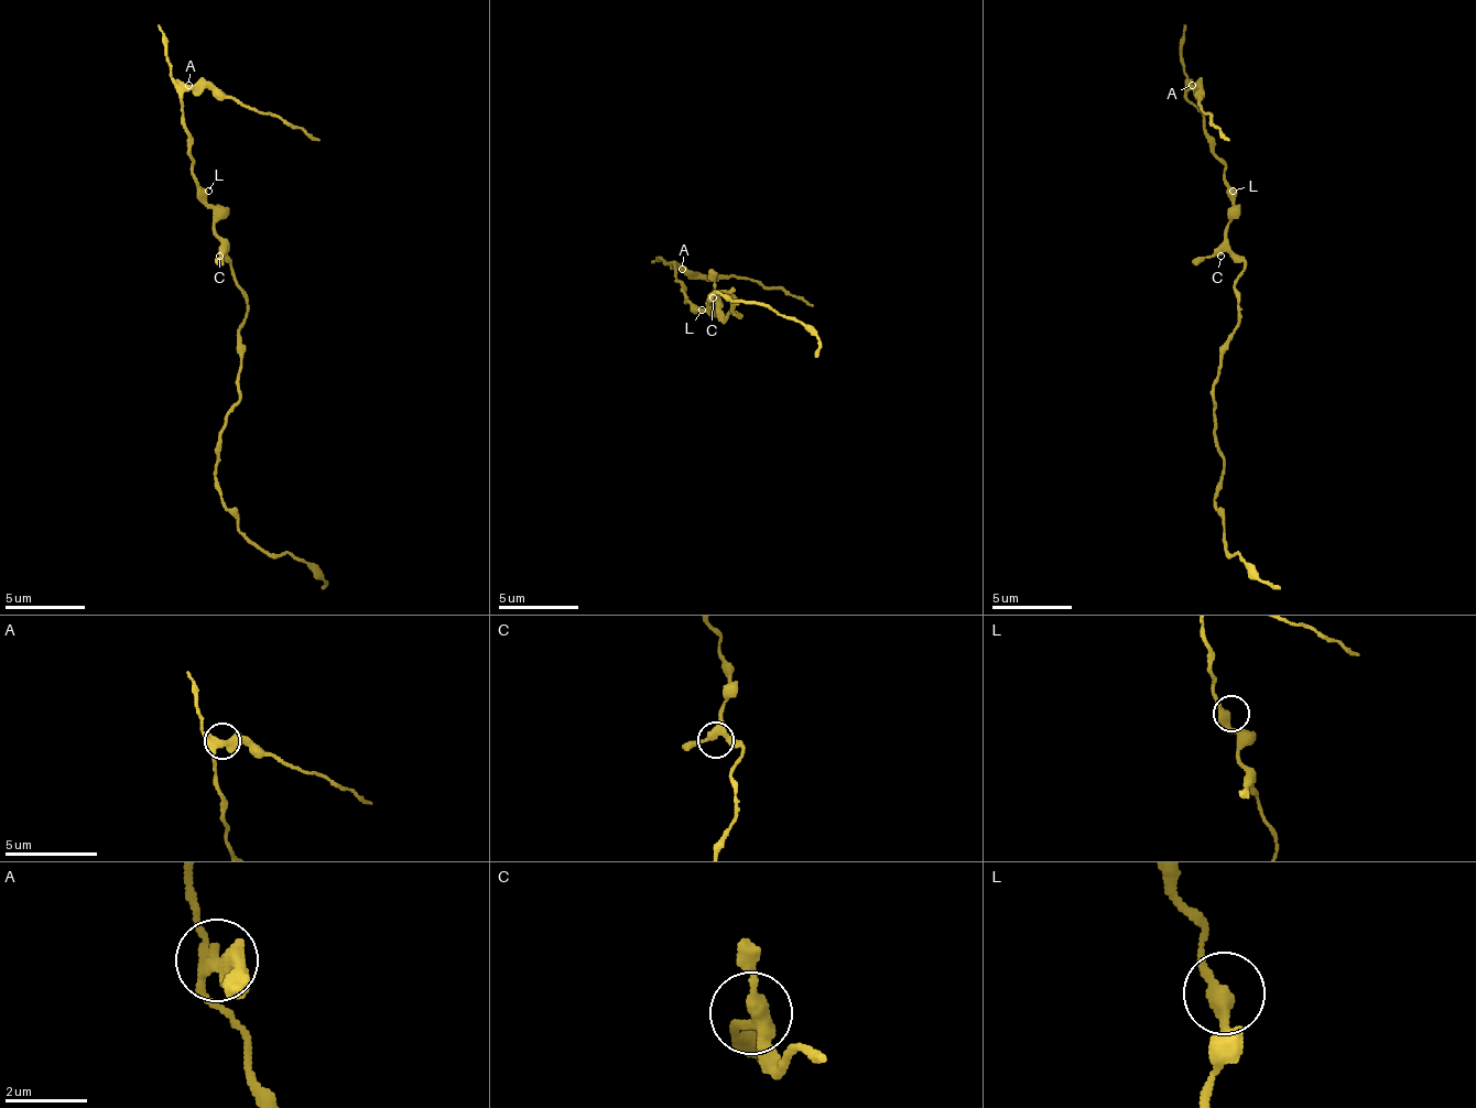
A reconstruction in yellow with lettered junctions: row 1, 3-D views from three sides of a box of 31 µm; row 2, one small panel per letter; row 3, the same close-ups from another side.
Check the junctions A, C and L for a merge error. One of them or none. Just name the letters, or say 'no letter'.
A

